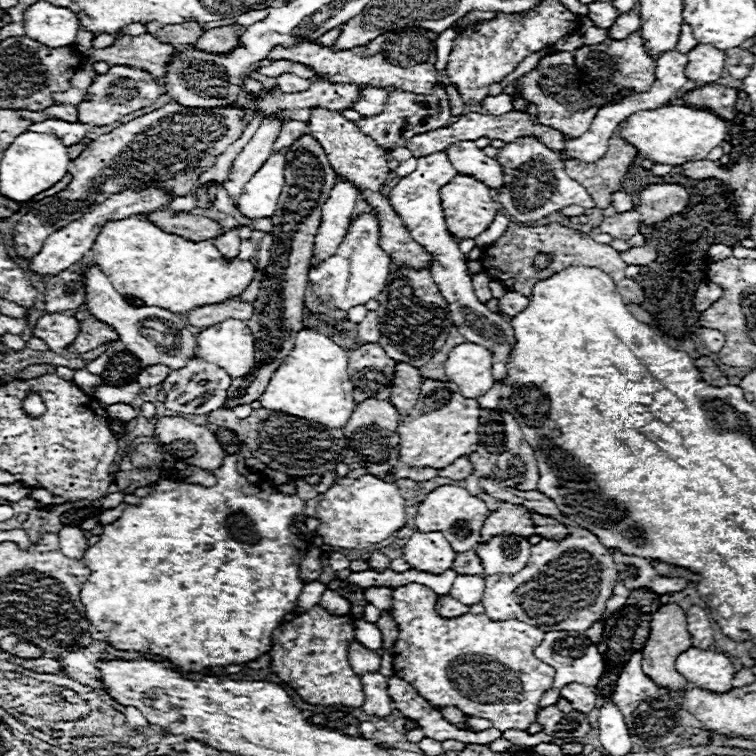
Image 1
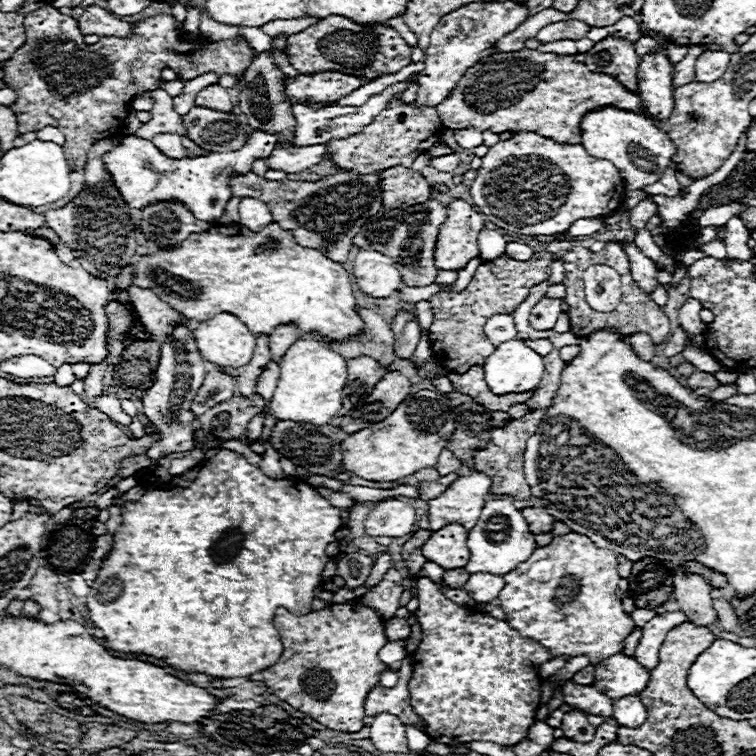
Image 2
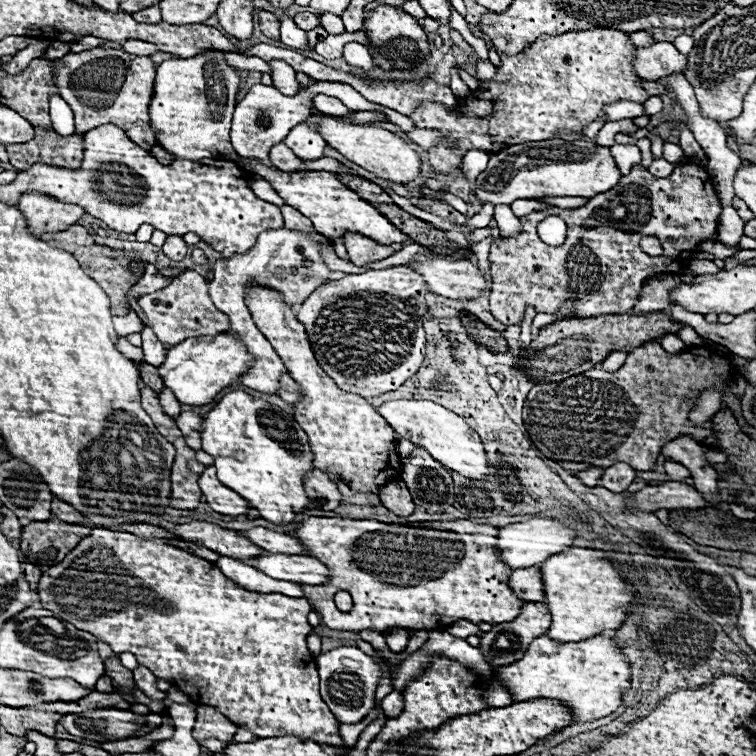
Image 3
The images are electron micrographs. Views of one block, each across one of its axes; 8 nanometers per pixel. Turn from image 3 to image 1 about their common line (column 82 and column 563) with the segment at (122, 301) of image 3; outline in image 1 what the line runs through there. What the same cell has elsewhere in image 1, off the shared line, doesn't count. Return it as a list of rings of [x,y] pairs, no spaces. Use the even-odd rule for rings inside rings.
[[[510,222],[504,236],[498,238],[492,246],[484,248],[484,256],[480,260],[482,260],[484,268],[498,268],[500,270],[500,272],[488,272],[488,274],[492,278],[500,280],[502,284],[506,284],[506,290],[520,292],[524,296],[532,296],[532,288],[534,288],[536,280],[548,278],[568,266],[596,266],[596,268],[604,270],[616,282],[616,288],[620,290],[626,304],[642,304],[644,302],[642,286],[634,278],[626,278],[624,270],[628,264],[620,258],[620,254],[612,246],[598,244],[590,236],[586,236],[578,230],[570,230],[566,226],[560,226],[560,224],[548,224],[548,226],[538,226],[538,228],[530,228],[530,226],[520,228]],[[538,254],[550,254],[554,258],[550,268],[544,272],[534,272],[532,262]]]

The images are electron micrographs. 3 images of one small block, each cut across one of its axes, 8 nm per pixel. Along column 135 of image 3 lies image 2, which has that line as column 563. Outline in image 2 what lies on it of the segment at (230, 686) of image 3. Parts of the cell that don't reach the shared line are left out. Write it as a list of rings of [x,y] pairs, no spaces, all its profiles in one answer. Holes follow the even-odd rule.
[[[570,532],[556,536],[548,546],[536,548],[526,562],[516,566],[516,570],[504,574],[504,590],[498,594],[498,604],[506,614],[506,622],[516,626],[520,634],[536,638],[552,658],[556,656],[582,656],[588,654],[592,664],[610,658],[624,648],[626,636],[634,630],[634,622],[622,610],[622,602],[616,598],[616,586],[620,582],[616,570],[616,554],[608,548],[598,548],[588,536]]]

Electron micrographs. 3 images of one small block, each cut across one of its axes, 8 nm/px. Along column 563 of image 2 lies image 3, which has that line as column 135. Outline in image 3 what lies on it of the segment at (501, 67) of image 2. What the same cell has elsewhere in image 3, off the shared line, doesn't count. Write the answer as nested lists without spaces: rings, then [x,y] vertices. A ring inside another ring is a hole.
[[[92,48],[80,54],[66,54],[58,60],[50,60],[54,66],[54,84],[60,96],[70,104],[76,118],[76,132],[86,134],[88,130],[102,124],[116,124],[126,130],[128,138],[140,148],[150,150],[156,144],[156,134],[150,126],[148,108],[154,96],[156,64],[150,56],[134,56],[124,50],[102,50]]]

